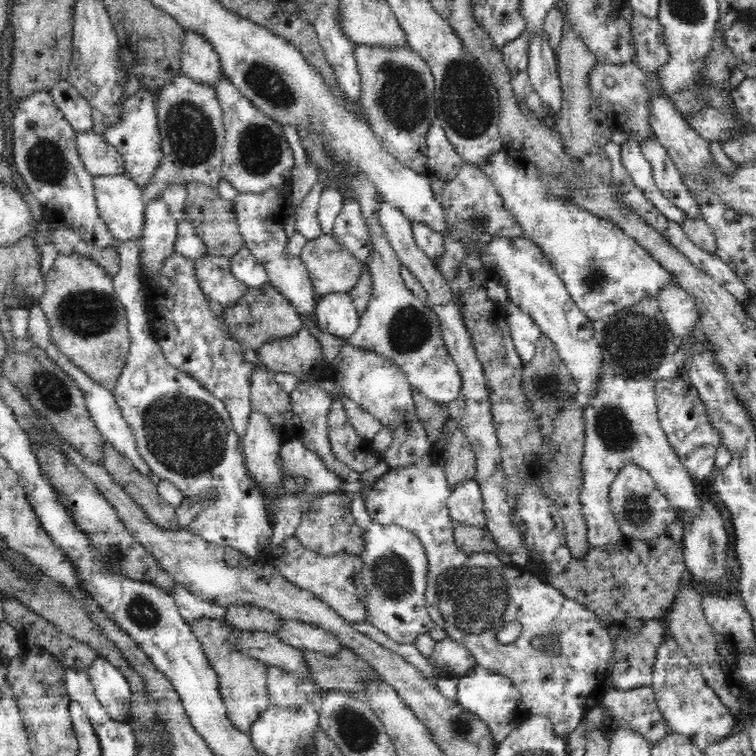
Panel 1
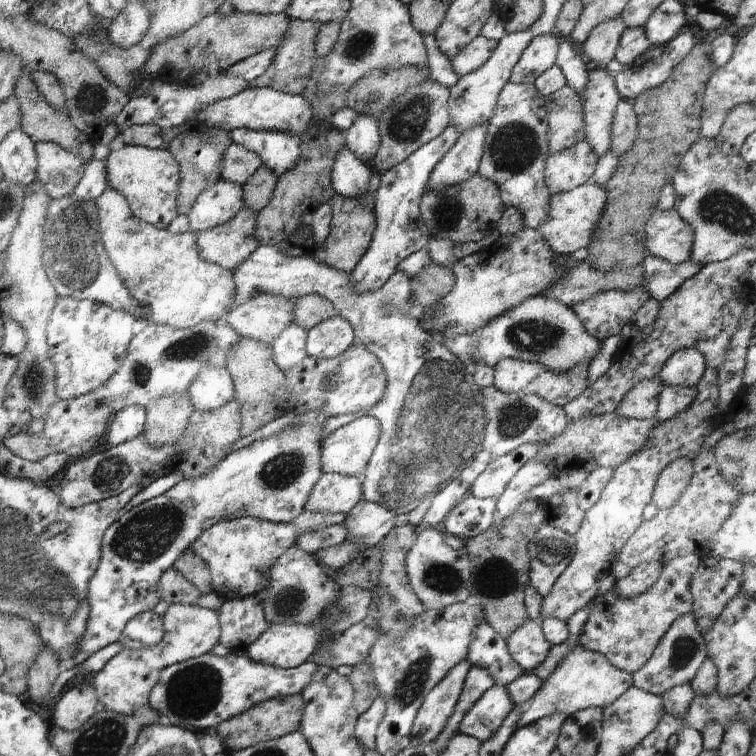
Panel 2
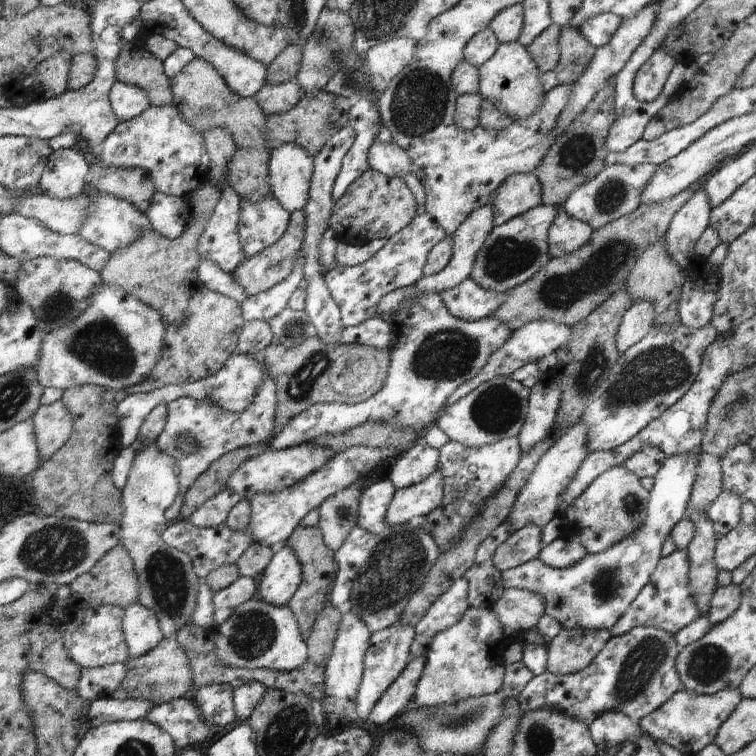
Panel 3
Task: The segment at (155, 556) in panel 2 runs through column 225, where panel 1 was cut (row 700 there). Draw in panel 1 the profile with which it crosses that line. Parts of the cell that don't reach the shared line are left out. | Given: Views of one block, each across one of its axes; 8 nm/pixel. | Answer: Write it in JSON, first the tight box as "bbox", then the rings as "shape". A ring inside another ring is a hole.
{"bbox":[454,665,522,745],"shape":[[[474,665],[466,674],[459,677],[454,699],[458,707],[478,717],[480,721],[484,722],[484,725],[488,726],[492,741],[496,745],[504,742],[516,728],[516,722],[520,722],[514,718],[520,716],[522,711],[520,693],[502,676],[488,672],[481,666]]]}

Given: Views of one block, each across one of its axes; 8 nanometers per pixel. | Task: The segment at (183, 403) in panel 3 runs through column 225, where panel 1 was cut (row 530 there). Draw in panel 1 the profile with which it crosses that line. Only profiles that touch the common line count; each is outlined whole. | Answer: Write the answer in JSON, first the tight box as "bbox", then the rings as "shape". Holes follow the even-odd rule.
{"bbox":[364,455,615,738],"shape":[[[422,455],[414,464],[412,464],[412,466],[407,466],[406,468],[388,469],[388,472],[385,472],[380,478],[376,478],[376,480],[372,483],[372,486],[364,492],[364,507],[366,507],[366,513],[368,513],[368,516],[372,520],[383,525],[404,526],[408,528],[408,530],[412,531],[424,545],[429,562],[428,588],[426,588],[426,608],[428,614],[433,620],[433,623],[442,627],[447,632],[448,637],[456,640],[456,642],[462,643],[467,648],[467,651],[472,653],[472,656],[475,658],[476,665],[485,668],[488,672],[500,675],[506,681],[509,681],[509,684],[520,693],[522,708],[529,711],[532,715],[542,716],[548,719],[548,721],[552,723],[552,733],[554,733],[554,735],[568,738],[568,736],[576,730],[576,727],[585,718],[586,714],[592,708],[601,703],[601,698],[608,689],[608,662],[610,662],[610,656],[613,654],[613,648],[615,645],[614,638],[610,635],[610,626],[604,624],[604,621],[600,620],[596,616],[596,613],[593,613],[591,610],[586,610],[579,602],[576,602],[571,598],[566,598],[559,590],[556,590],[553,586],[550,586],[542,577],[532,574],[524,567],[511,566],[505,558],[499,558],[498,555],[464,554],[456,546],[453,535],[453,528],[456,523],[450,518],[450,511],[448,511],[447,506],[451,492],[452,490],[445,477],[444,467],[440,463],[434,462],[430,455]],[[511,620],[518,620],[518,622],[520,622],[521,633],[514,642],[511,642],[508,646],[504,646],[498,642],[496,633],[502,624],[505,622],[510,622]],[[536,638],[545,638],[545,640],[551,638],[551,640],[555,640],[555,644],[559,644],[559,651],[552,651],[552,649],[546,651],[546,649],[542,649],[542,647],[534,647],[534,645],[532,645],[532,640],[536,640]]]}

